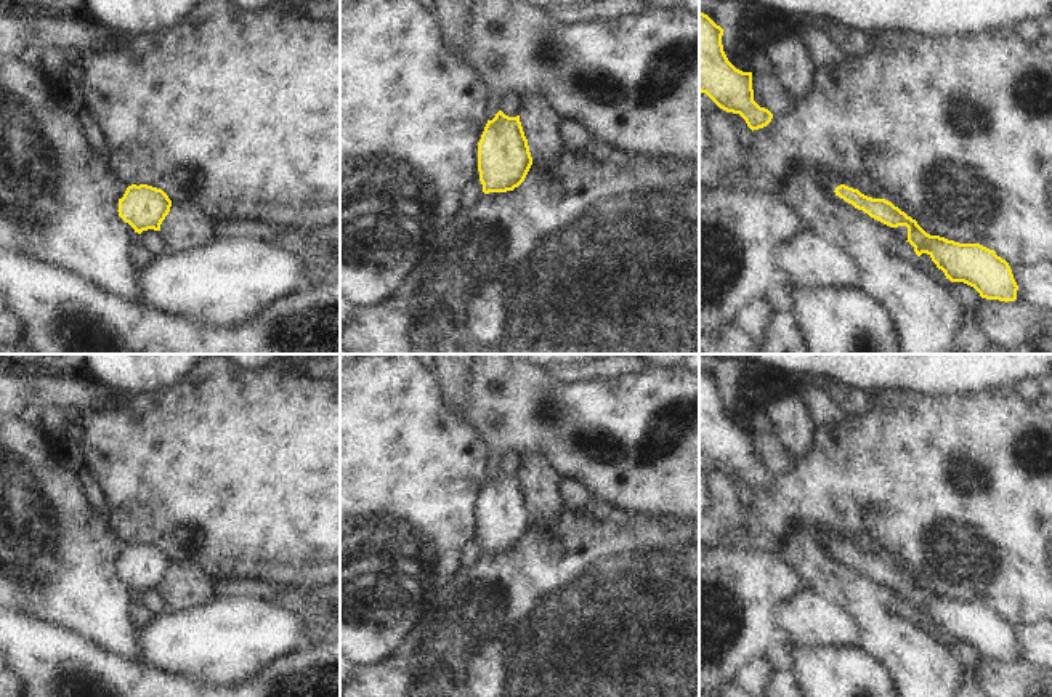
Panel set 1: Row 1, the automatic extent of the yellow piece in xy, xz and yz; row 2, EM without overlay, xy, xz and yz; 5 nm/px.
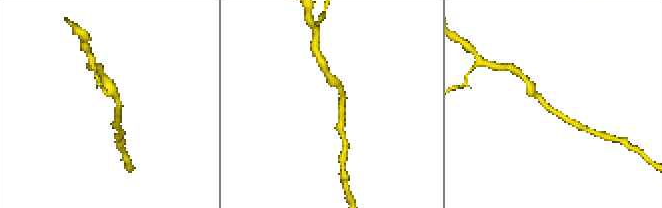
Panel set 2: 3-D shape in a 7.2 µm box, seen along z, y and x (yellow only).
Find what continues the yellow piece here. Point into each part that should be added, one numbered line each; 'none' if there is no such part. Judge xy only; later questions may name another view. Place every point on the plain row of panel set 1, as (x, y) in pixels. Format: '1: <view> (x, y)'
none

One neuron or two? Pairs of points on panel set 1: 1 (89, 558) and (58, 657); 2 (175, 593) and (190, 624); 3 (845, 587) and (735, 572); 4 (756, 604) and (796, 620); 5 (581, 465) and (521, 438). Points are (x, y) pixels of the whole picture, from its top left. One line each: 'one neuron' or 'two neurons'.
1: two neurons
2: two neurons
3: two neurons
4: two neurons
5: one neuron

